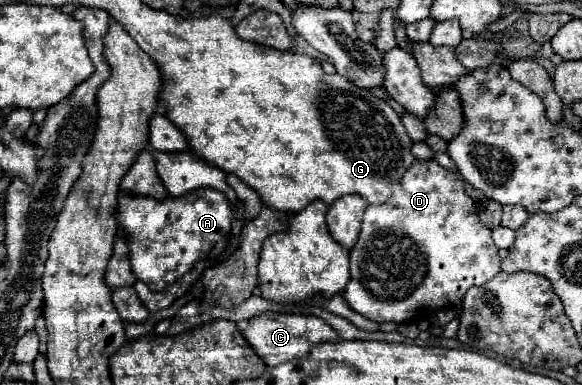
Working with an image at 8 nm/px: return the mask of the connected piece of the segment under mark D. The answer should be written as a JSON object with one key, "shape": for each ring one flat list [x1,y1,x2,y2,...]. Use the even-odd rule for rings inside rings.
{"shape":[[416,159,412,163,412,167,406,169,404,177,394,183,394,189,392,189,388,201,384,201,380,205,368,205,366,207,358,241,356,241,356,245,350,251,350,281,346,285,346,295,344,295,344,299,348,301,348,305,354,311,362,313,364,317,368,317,368,319,372,319,376,323,382,323,382,321,402,323,418,309,442,309,442,307,456,307,456,305,460,305,464,295,466,295,466,291,470,287,484,285,484,283,488,283,492,277,496,277,500,273,500,255,498,255,498,247,494,245,492,231,482,225,482,221,478,217,478,203,466,195,464,187,466,187,466,181,460,177,458,171,450,171,450,169,442,167,440,163,436,163,432,159,430,161]]}

